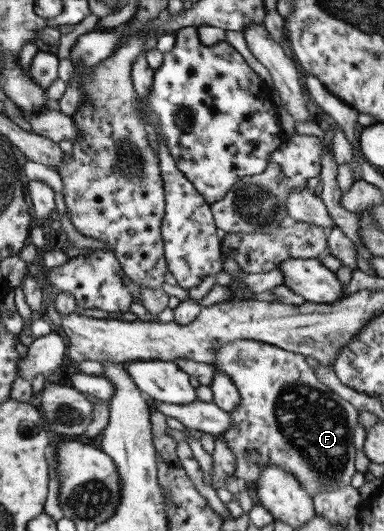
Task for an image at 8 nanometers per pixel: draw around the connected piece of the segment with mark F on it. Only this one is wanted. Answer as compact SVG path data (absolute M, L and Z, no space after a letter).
M236 339L216 347L212 366L234 384L240 397L238 406L231 413L232 426L222 432L220 437L234 453L234 476L242 478L245 487L252 490L253 504L258 504L256 481L264 465L278 465L280 469L292 473L310 498L318 491L332 491L350 484L352 476L356 474L353 436L357 411L316 379L304 355L280 349L264 341Z

